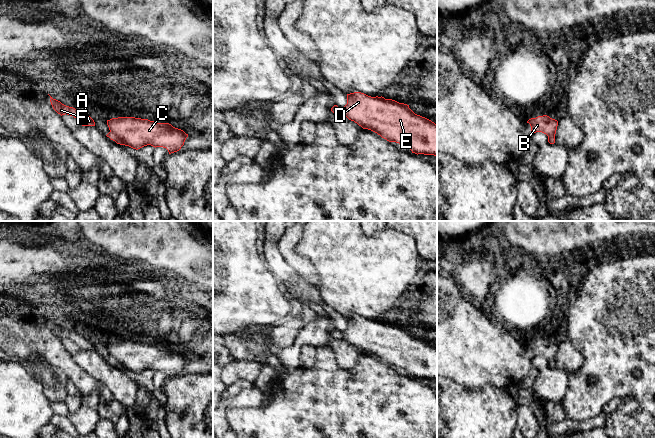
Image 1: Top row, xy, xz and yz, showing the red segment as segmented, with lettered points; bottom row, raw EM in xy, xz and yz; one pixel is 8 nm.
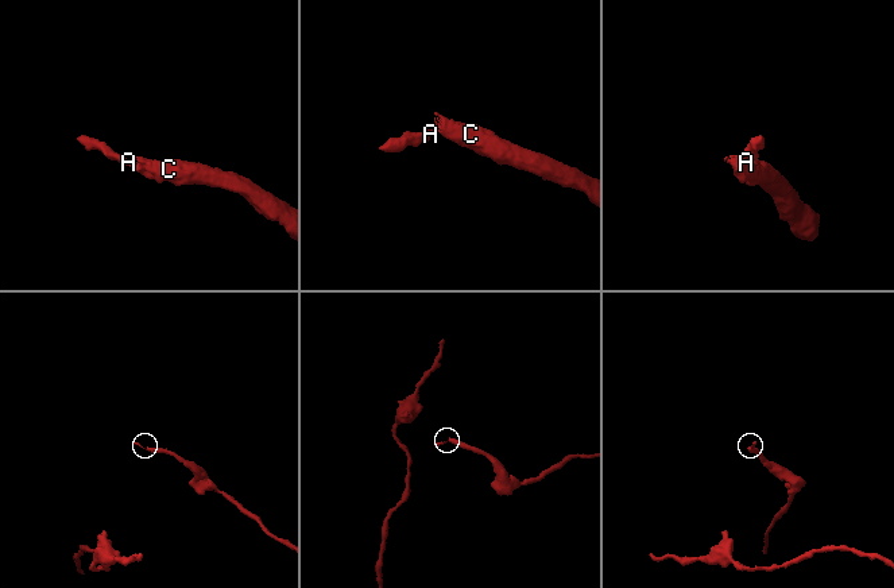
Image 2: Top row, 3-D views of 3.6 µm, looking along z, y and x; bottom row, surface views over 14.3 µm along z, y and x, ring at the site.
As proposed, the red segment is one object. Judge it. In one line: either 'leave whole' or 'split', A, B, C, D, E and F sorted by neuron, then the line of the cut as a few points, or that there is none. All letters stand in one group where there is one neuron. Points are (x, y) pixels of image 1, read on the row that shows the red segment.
split; groups A F / B C D E; cut xy (110, 131), (124, 144)

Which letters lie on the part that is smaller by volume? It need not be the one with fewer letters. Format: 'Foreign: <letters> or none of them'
Foreign: A, F

